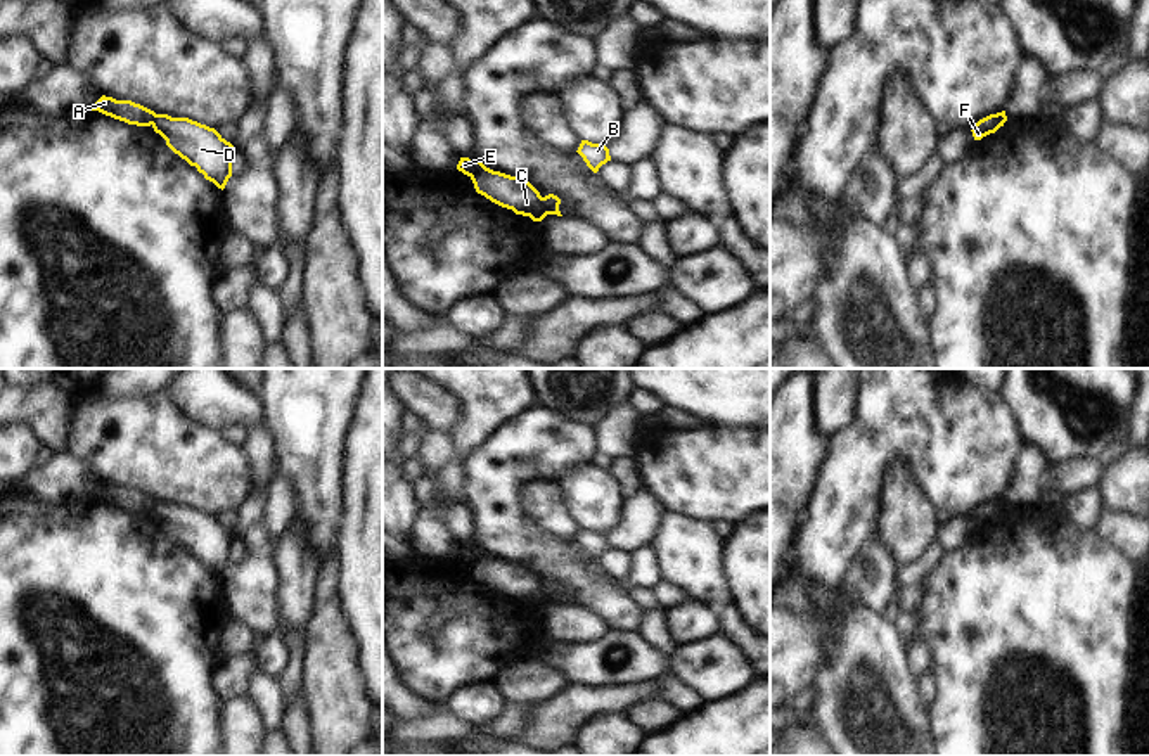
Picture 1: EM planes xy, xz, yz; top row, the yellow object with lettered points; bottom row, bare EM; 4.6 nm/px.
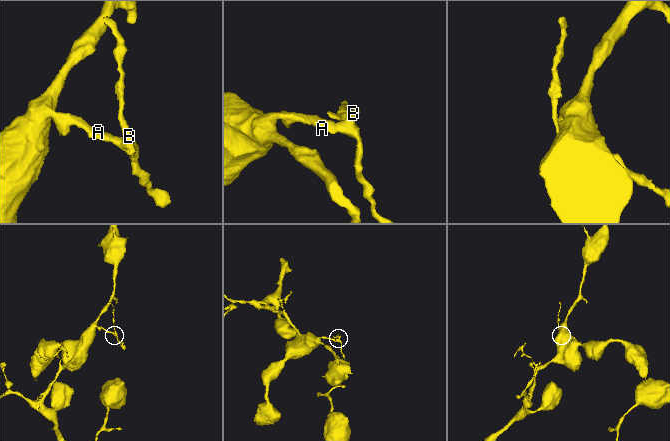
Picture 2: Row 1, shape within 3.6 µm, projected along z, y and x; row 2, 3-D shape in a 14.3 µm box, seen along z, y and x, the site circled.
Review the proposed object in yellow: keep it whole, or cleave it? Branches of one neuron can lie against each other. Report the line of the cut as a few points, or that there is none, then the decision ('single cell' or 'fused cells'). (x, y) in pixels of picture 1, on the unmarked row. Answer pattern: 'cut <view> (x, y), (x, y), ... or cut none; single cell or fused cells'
cut xz (540, 585), (547, 601); fused cells

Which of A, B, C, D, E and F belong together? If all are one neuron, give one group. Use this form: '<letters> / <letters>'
A C E / B D F

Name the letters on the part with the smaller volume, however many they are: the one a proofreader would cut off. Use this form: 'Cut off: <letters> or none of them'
Cut off: B, D, F

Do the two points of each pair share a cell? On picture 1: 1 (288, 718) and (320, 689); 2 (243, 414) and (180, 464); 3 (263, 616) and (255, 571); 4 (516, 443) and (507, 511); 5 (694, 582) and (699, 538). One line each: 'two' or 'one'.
1: two
2: two
3: one
4: one
5: one

